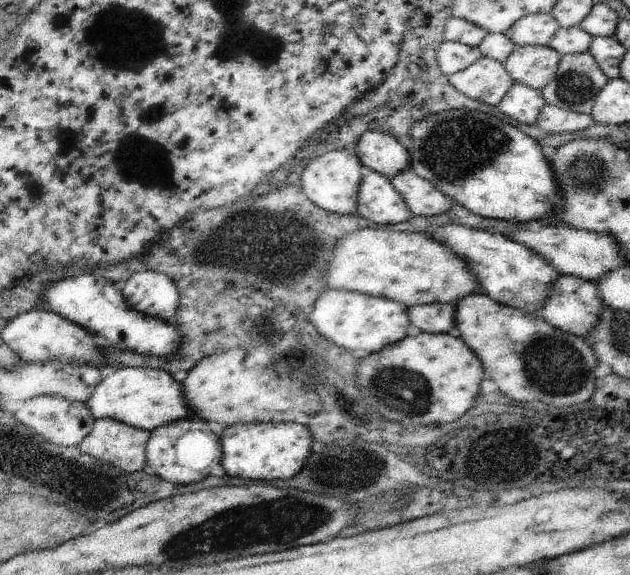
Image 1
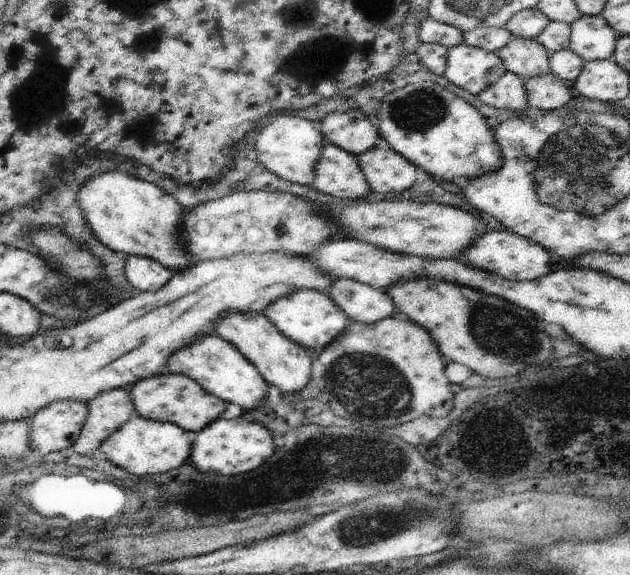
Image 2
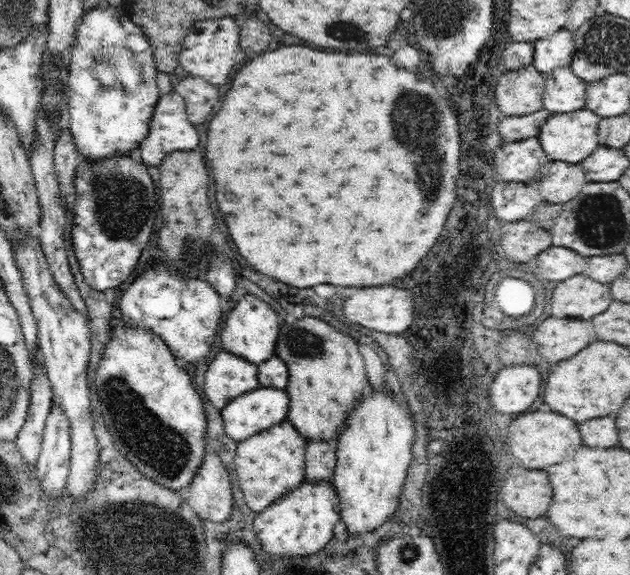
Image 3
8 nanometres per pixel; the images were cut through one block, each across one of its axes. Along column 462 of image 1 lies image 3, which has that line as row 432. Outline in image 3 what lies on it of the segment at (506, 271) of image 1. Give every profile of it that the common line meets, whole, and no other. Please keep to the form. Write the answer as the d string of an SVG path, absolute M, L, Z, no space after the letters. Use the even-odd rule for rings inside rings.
M258 387L234 400L220 412L226 434L236 442L246 440L288 416L288 393L274 387Z

